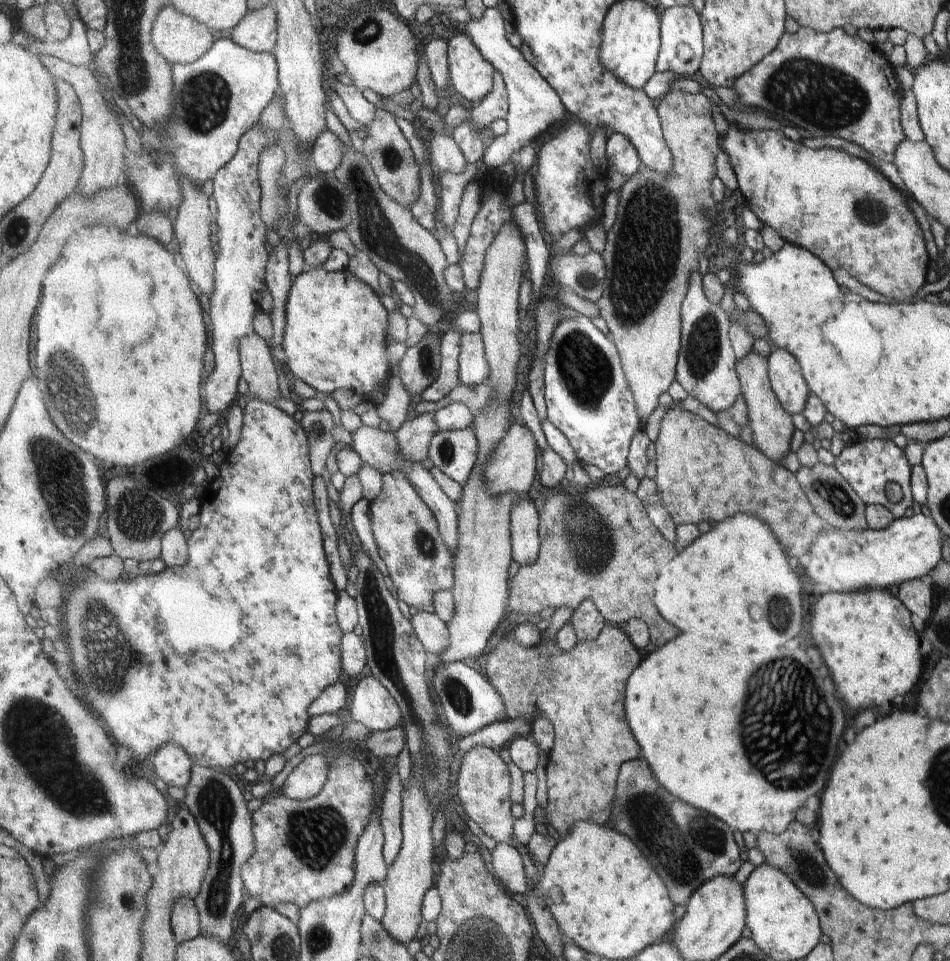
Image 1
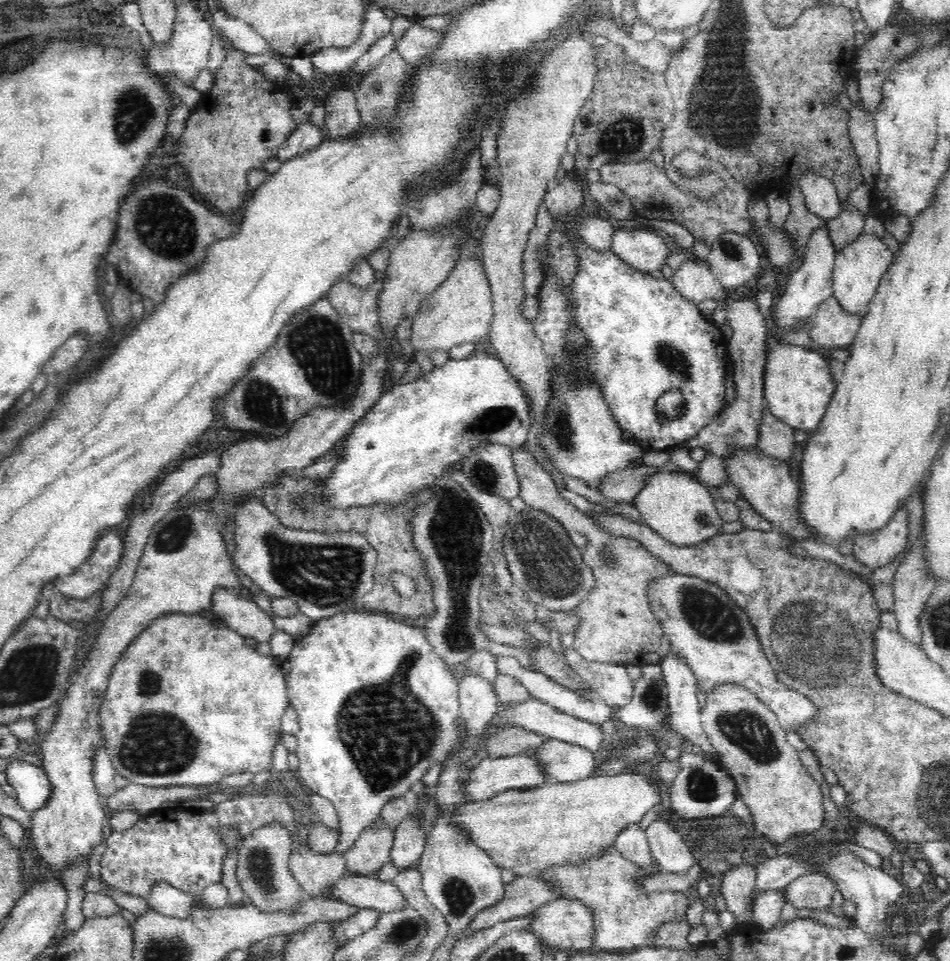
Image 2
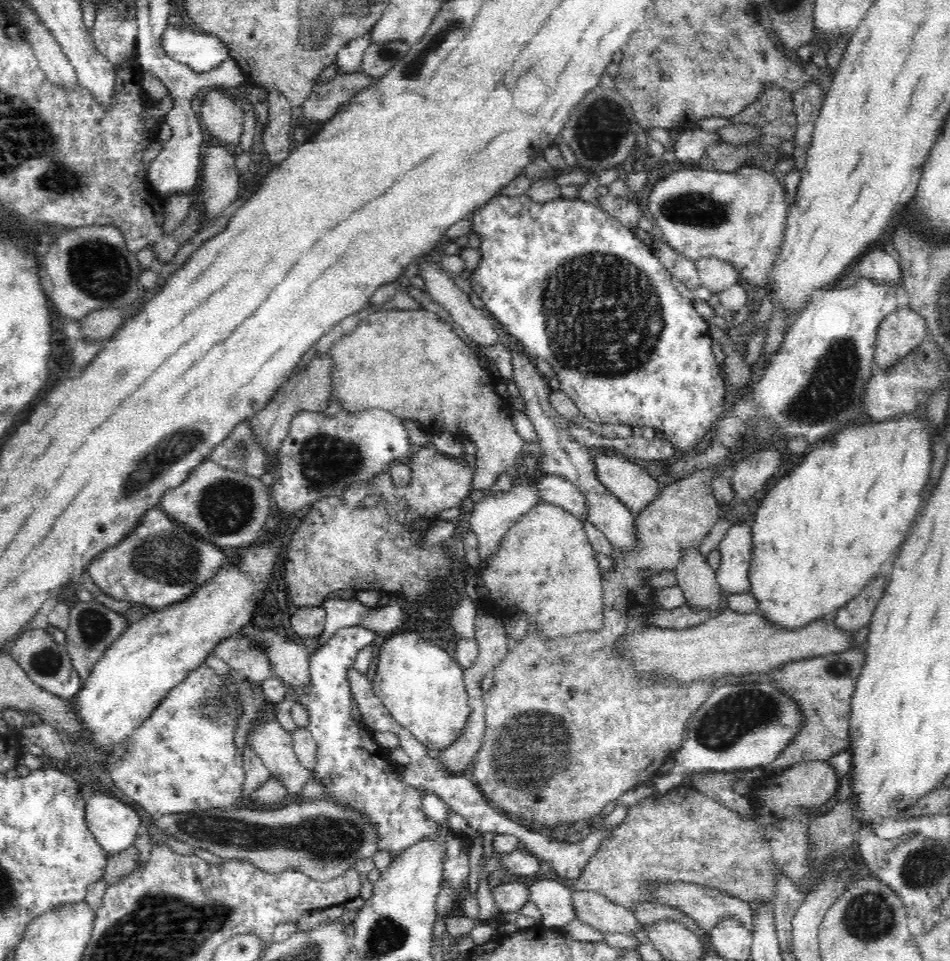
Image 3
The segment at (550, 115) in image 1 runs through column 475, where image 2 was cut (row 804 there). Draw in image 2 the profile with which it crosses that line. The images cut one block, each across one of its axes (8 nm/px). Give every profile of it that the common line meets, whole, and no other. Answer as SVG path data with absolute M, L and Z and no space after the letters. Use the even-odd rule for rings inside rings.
M12 757L5 772L6 780L18 794L17 802L24 810L32 814L45 806L51 785L41 766Z

